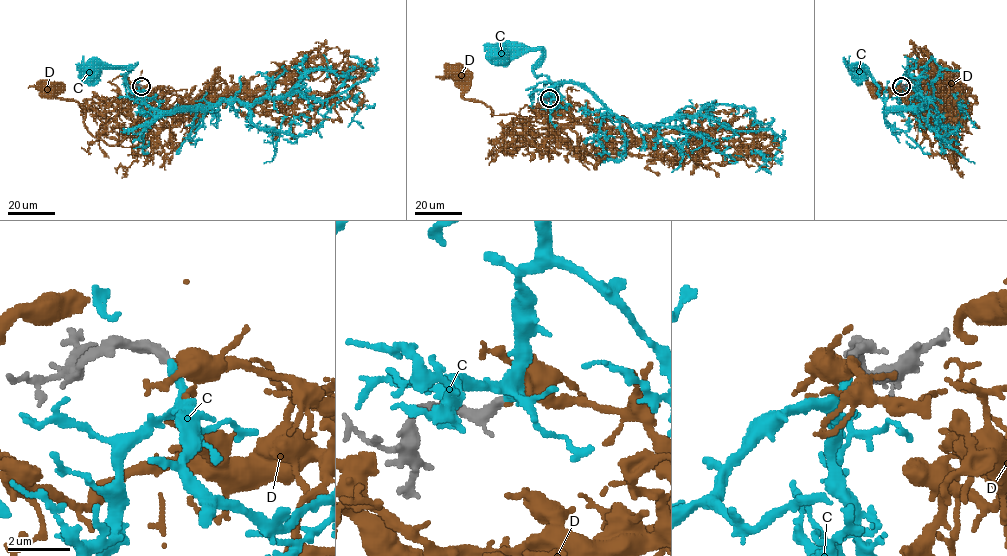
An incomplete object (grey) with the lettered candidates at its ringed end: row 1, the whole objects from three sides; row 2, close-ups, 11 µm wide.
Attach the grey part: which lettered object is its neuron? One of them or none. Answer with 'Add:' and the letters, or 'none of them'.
Add: C

